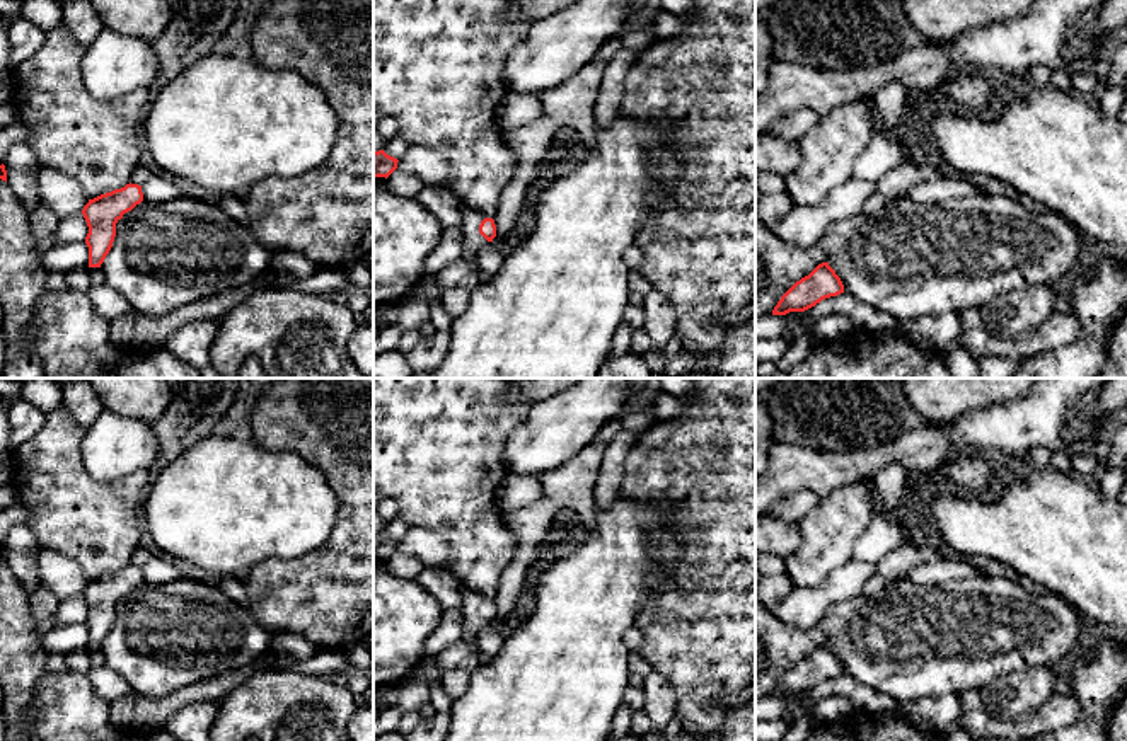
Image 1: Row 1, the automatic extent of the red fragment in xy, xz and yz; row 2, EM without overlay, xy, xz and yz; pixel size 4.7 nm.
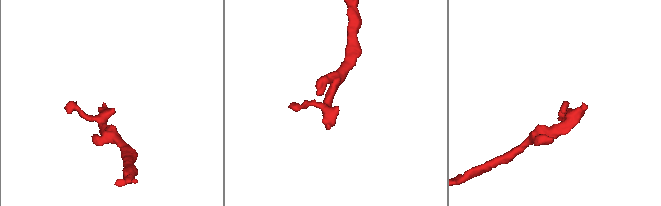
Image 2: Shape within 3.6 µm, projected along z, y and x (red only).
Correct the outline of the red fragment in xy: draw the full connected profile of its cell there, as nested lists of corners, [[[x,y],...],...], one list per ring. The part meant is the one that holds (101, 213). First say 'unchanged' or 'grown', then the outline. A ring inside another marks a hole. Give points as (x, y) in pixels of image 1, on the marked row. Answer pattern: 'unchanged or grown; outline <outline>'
unchanged; outline [[[131,182],[121,189],[89,199],[82,210],[89,227],[85,237],[89,247],[89,267],[101,267],[113,247],[116,223],[142,201],[142,186]]]

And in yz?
unchanged; outline [[[829,262],[818,264],[808,276],[796,281],[777,302],[772,315],[805,312],[825,298],[844,293],[844,284]]]

